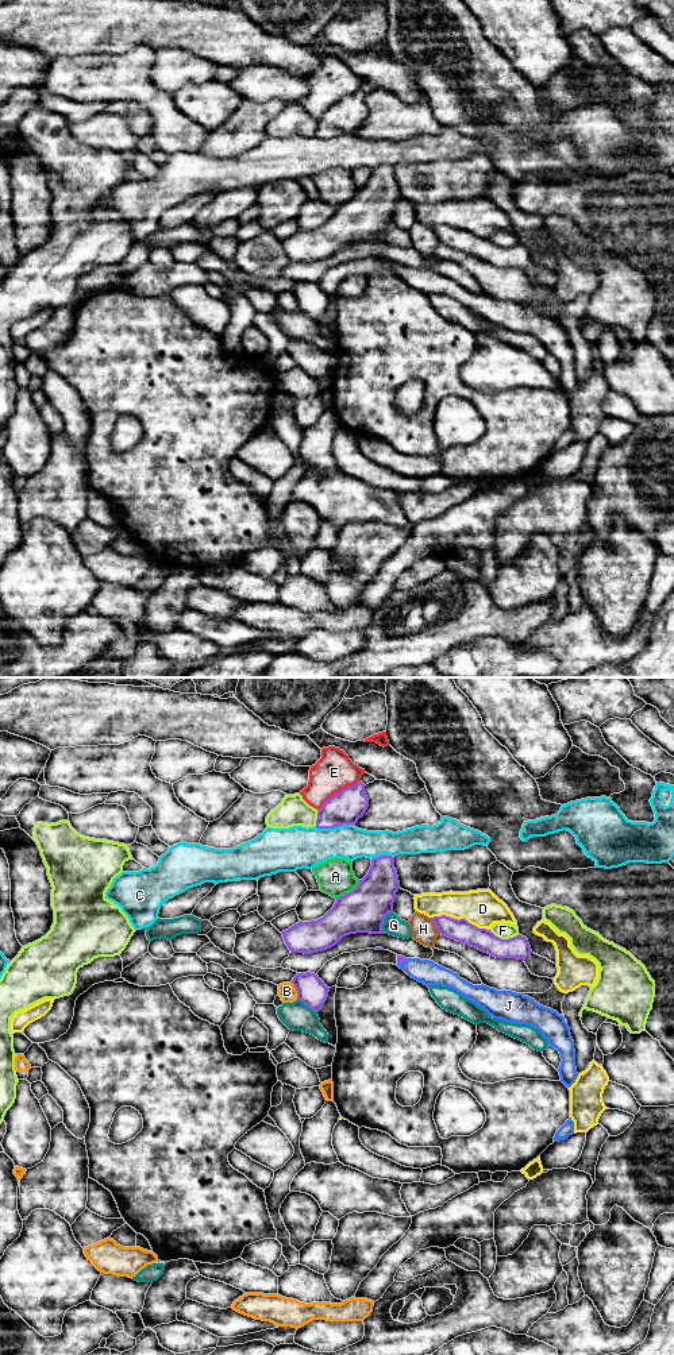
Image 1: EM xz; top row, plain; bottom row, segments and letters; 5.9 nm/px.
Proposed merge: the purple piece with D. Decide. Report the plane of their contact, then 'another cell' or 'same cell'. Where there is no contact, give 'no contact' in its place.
xz | another cell

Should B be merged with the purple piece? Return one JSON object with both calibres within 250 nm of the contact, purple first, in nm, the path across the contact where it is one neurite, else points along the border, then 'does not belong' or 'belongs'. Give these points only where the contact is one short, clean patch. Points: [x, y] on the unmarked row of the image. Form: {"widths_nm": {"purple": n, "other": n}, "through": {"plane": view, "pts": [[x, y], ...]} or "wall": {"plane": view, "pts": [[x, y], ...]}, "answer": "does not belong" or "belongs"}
{"widths_nm": {"purple": 170, "other": 110}, "wall": {"plane": "xz", "pts": [[291, 292], [297, 307]]}, "answer": "does not belong"}

